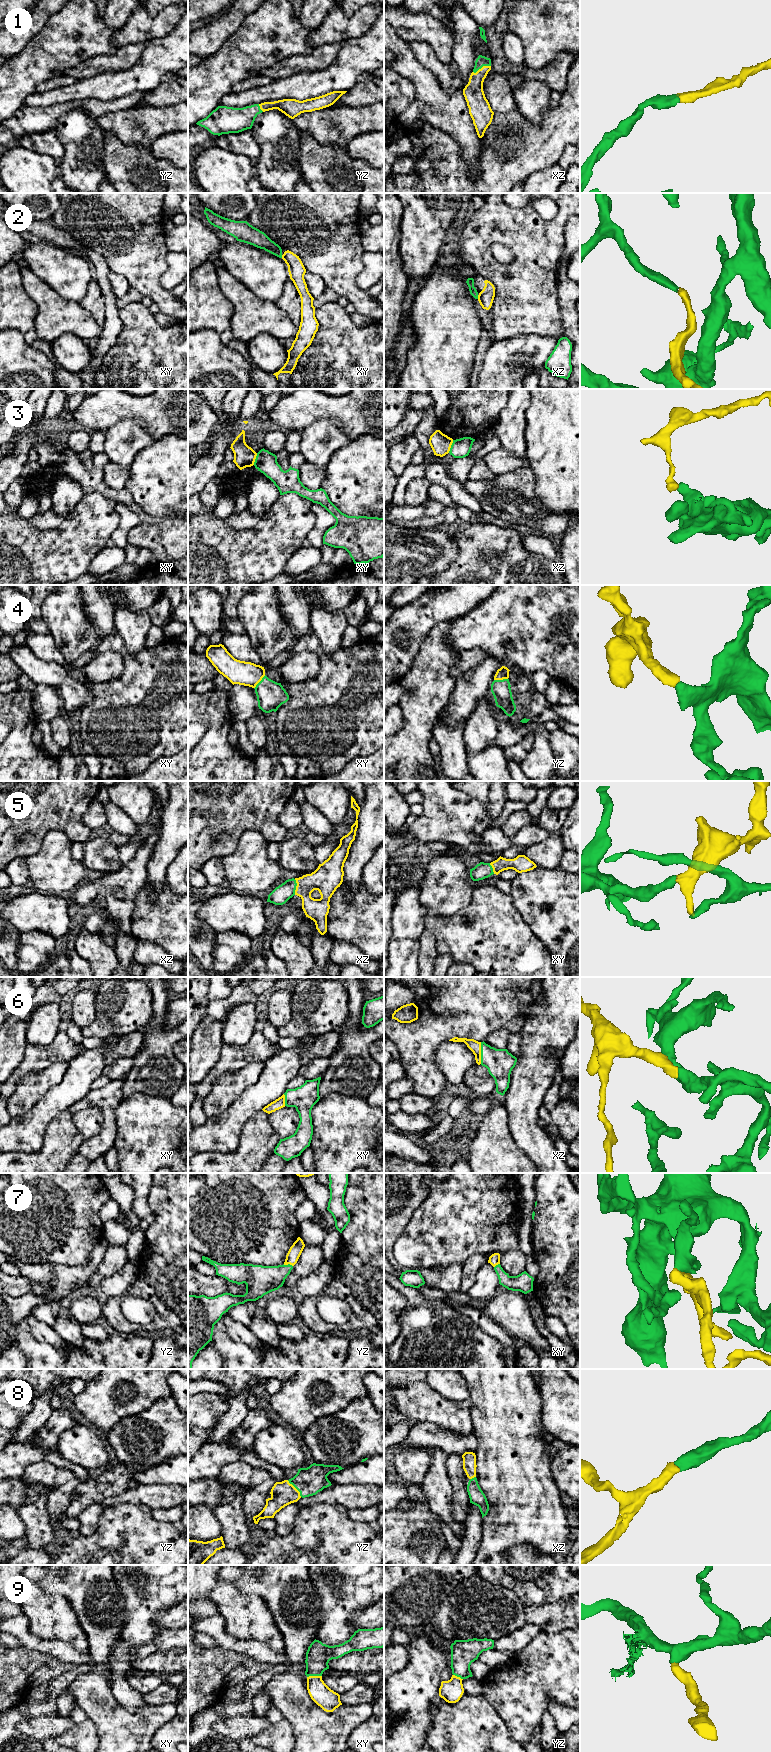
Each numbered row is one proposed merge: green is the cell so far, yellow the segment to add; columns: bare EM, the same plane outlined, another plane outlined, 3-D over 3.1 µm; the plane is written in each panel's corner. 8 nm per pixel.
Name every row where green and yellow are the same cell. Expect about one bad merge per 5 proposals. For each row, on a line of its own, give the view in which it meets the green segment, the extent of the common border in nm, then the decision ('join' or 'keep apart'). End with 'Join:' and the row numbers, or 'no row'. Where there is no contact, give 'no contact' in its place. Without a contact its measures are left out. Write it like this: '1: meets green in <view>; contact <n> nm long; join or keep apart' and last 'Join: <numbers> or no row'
1: meets green in xz; contact 160 nm long; join
2: meets green in xz; contact 30 nm long; join
3: meets green in xz; contact 110 nm long; keep apart
4: meets green in yz; contact 110 nm long; join
5: meets green in xz; contact 130 nm long; join
6: meets green in xz; contact 180 nm long; join
7: meets green in yz; contact 80 nm long; join
8: meets green in yz; contact 180 nm long; join
9: meets green in xy; contact 120 nm long; join
Join: 1, 2, 4, 5, 6, 7, 8, 9

